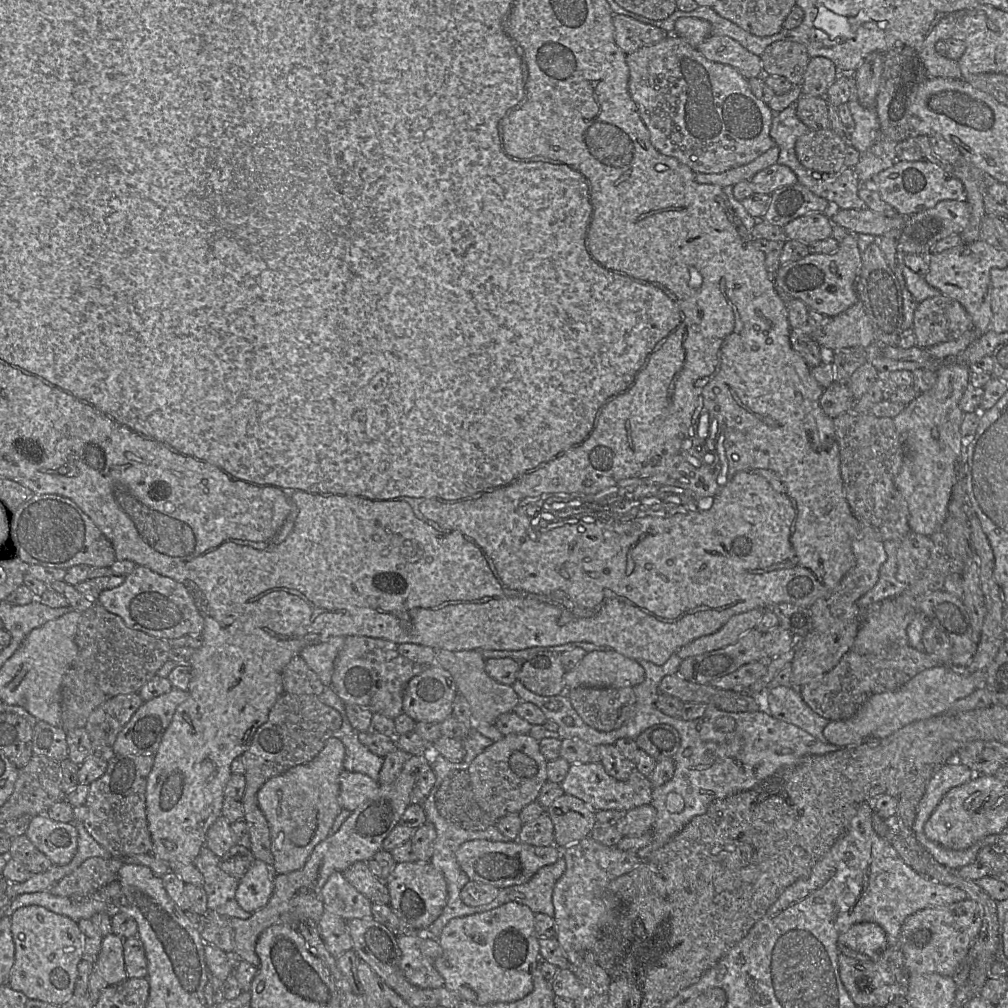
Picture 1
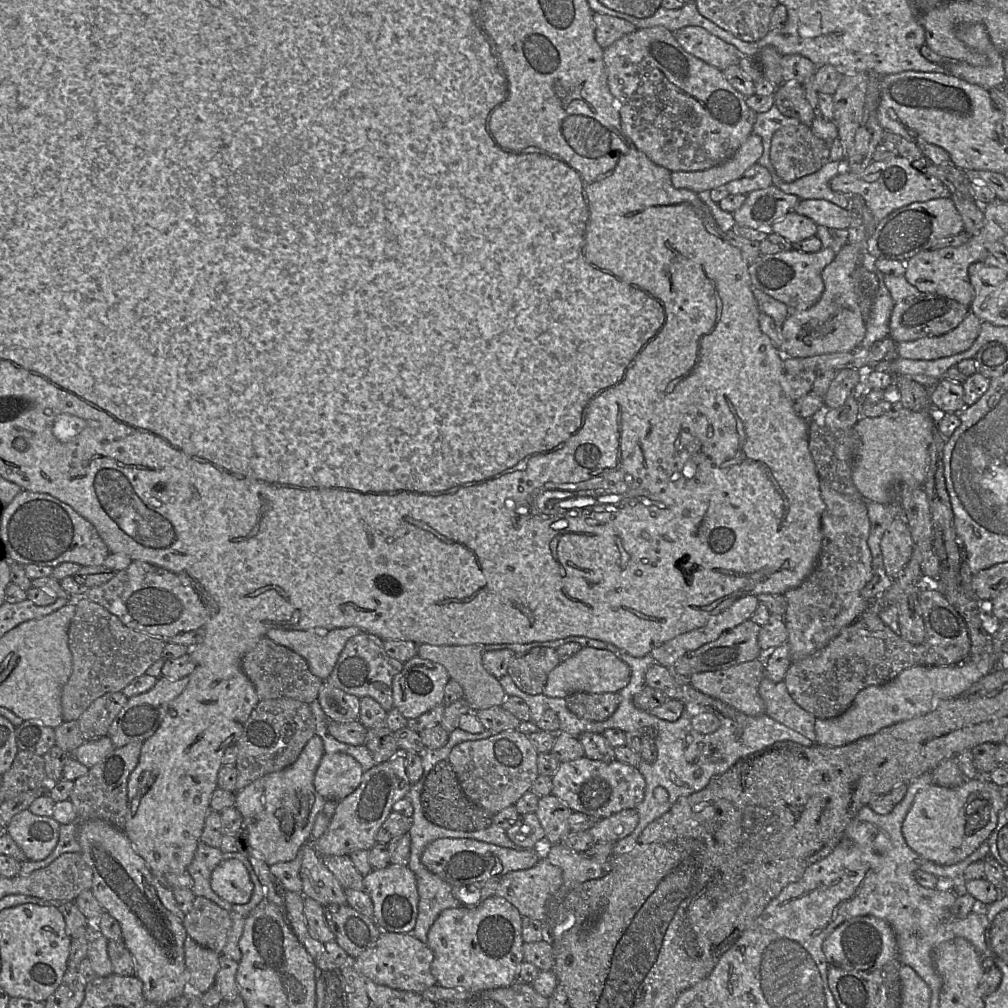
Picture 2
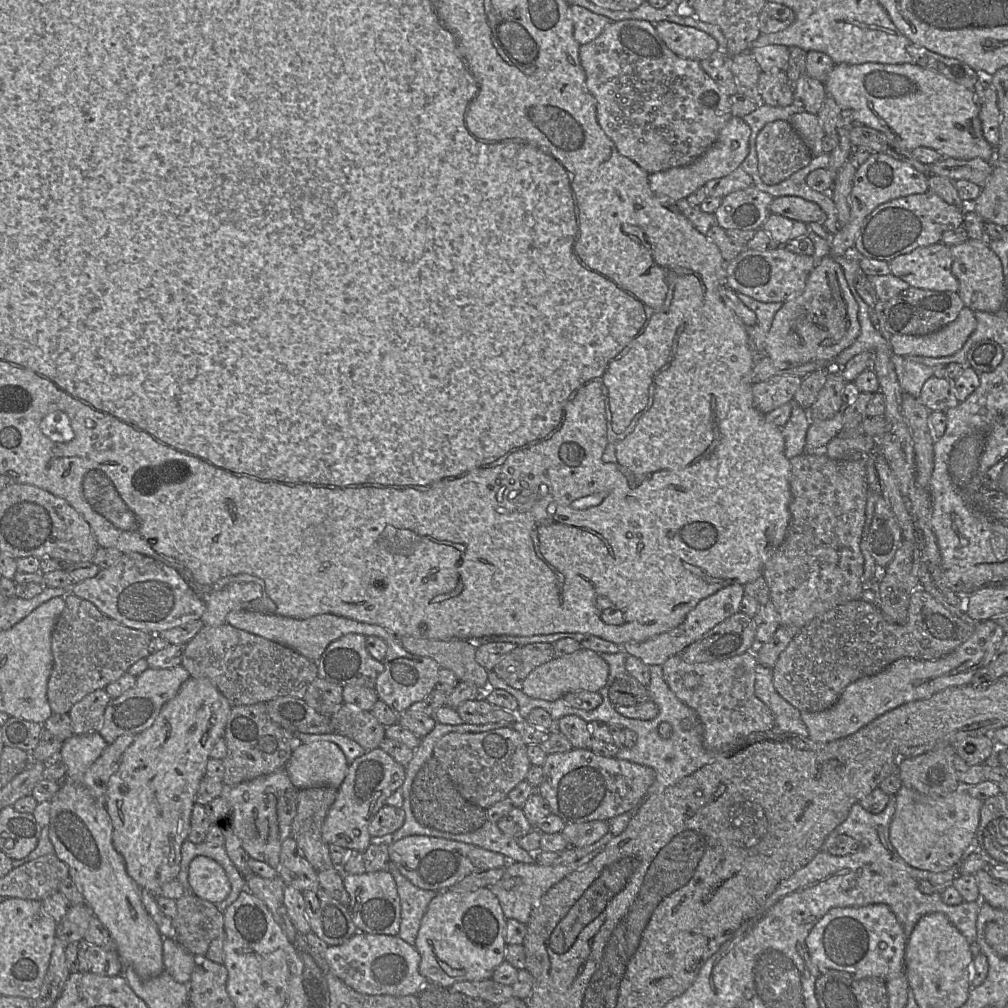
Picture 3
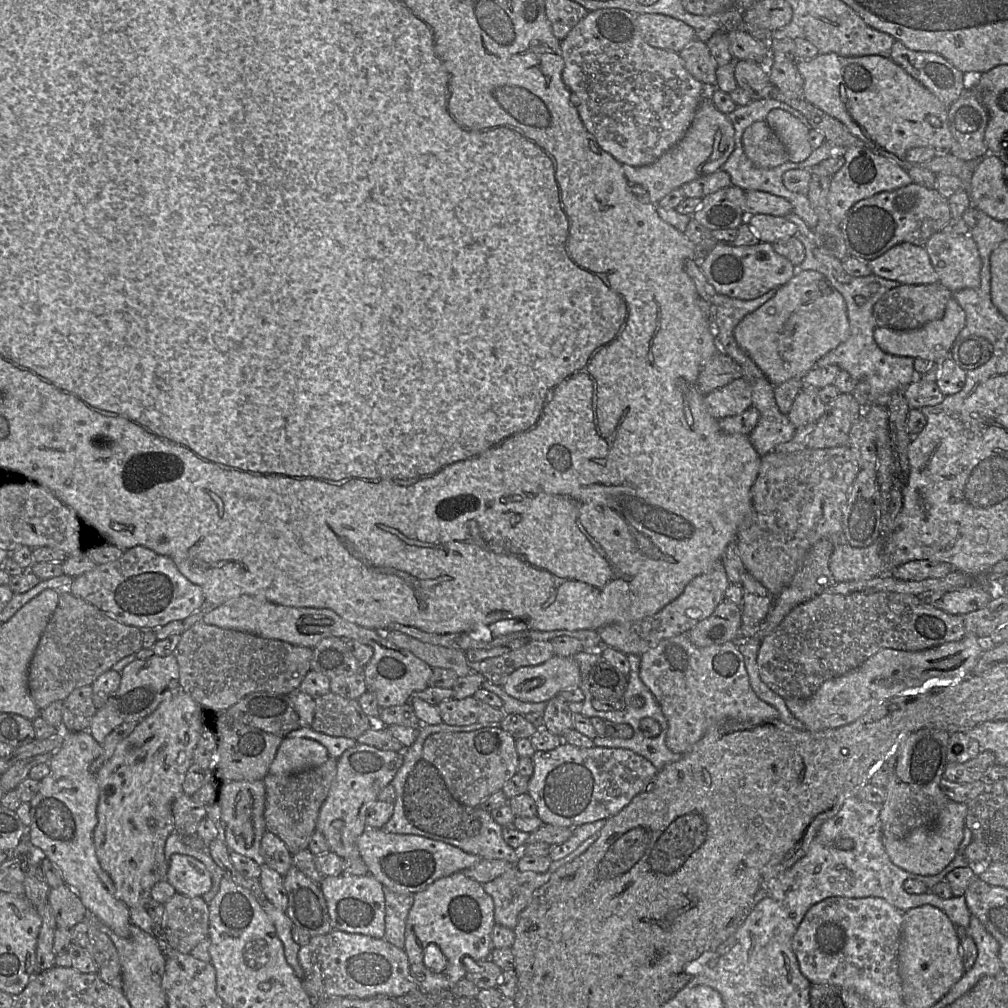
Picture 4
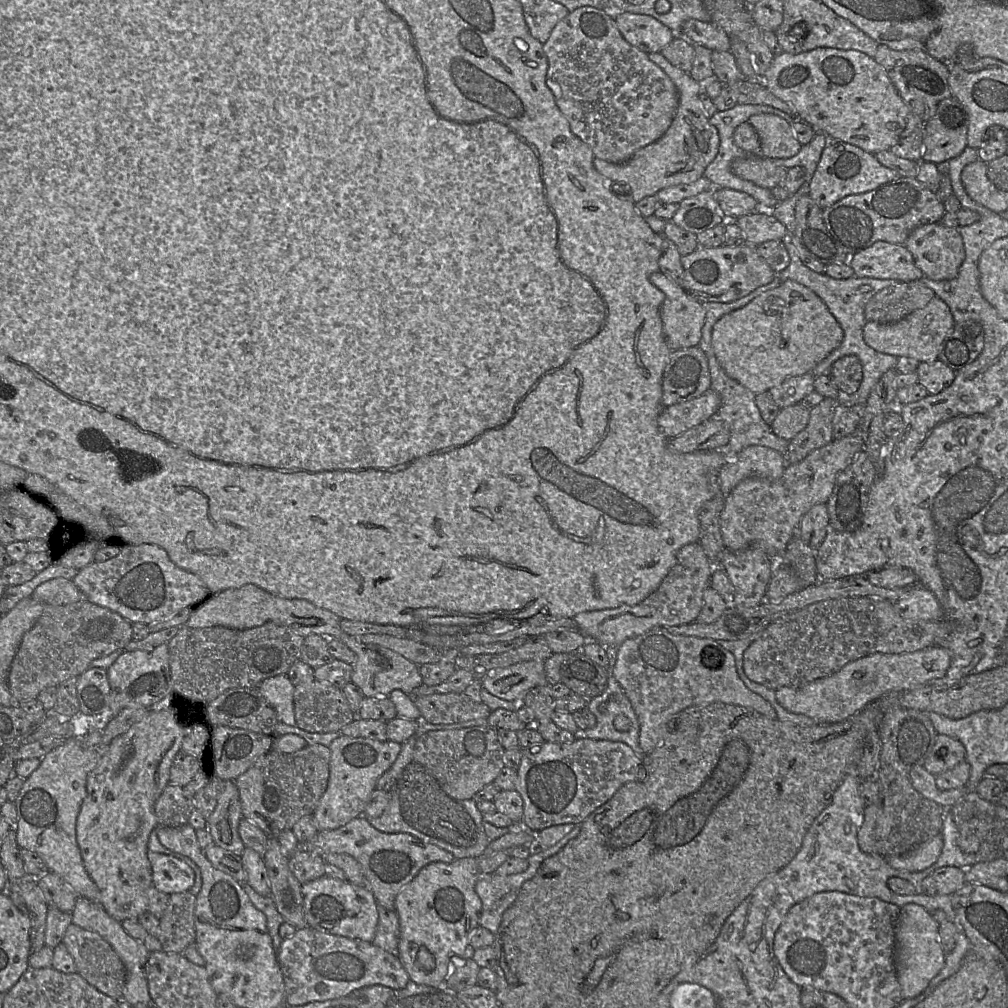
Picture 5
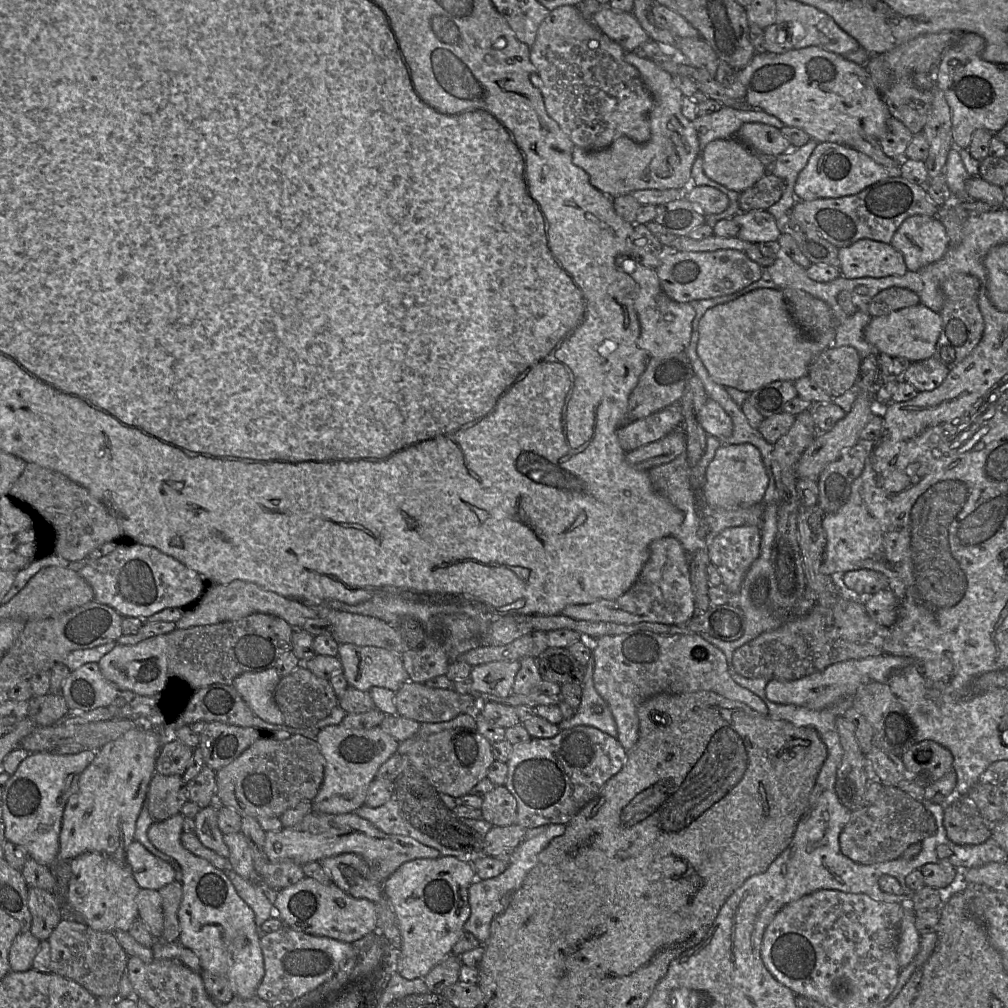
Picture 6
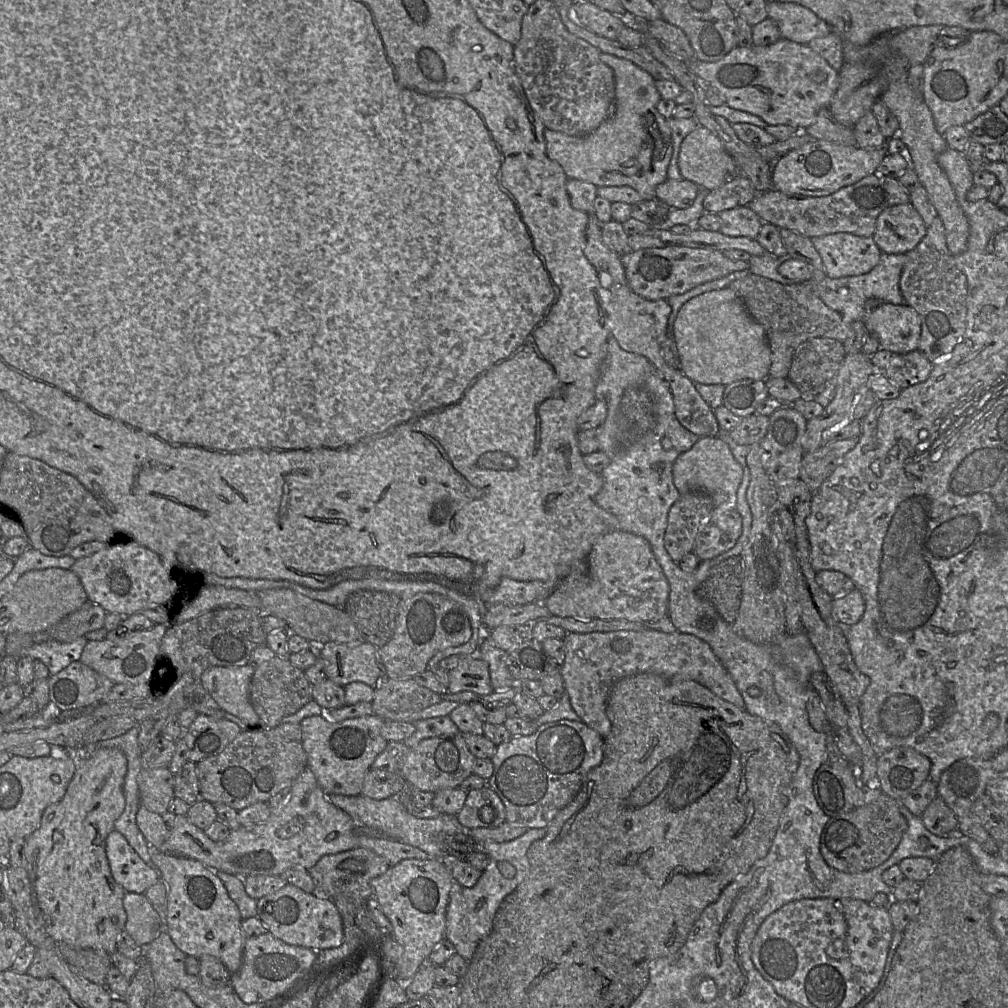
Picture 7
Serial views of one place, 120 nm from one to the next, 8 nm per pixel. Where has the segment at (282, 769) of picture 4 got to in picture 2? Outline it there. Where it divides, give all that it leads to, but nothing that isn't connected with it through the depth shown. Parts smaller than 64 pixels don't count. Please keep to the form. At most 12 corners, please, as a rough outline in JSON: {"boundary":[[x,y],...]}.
{"boundary":[[324,753],[314,787],[340,801],[364,770],[349,754]]}

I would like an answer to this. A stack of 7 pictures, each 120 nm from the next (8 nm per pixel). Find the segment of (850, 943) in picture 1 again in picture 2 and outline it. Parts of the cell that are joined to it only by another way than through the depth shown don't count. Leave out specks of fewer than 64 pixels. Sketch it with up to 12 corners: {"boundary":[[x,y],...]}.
{"boundary":[[846,920],[824,940],[829,965],[873,971],[898,959],[892,927]]}

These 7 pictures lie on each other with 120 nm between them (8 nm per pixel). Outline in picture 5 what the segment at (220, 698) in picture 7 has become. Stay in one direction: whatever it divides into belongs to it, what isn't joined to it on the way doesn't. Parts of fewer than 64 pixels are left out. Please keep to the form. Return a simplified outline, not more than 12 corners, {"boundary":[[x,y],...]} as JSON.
{"boundary":[[287,675],[268,678],[256,689],[279,722],[296,726],[295,685]]}

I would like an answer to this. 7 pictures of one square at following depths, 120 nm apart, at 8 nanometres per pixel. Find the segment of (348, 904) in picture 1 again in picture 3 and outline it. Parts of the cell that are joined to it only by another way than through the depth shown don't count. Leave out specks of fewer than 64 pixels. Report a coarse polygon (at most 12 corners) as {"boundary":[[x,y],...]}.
{"boundary":[[291,836],[278,876],[299,891],[320,889],[318,871]]}

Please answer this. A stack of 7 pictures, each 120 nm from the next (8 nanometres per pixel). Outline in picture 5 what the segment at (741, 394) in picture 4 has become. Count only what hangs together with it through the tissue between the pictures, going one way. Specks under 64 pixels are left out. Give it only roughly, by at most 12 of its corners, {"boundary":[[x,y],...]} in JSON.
{"boundary":[[709,390],[664,408],[658,428],[671,439],[711,419],[720,396]]}

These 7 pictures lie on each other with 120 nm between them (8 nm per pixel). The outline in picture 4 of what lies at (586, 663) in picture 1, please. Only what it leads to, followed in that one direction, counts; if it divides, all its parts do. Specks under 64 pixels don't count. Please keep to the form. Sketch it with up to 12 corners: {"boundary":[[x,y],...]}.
{"boundary":[[553,656],[522,667],[502,686],[511,697],[547,703],[579,688],[579,664]]}

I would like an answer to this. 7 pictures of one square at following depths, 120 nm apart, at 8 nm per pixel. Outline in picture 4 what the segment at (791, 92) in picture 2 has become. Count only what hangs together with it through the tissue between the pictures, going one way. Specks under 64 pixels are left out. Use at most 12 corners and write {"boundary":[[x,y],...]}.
{"boundary":[[735,61],[735,80],[752,101],[775,89],[766,64]]}

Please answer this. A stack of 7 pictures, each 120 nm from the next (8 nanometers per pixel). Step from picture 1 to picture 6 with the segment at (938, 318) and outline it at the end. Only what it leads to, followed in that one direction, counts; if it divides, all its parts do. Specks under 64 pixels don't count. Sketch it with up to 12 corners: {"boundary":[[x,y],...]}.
{"boundary":[[891,287],[868,308],[876,318],[919,303],[915,292]]}

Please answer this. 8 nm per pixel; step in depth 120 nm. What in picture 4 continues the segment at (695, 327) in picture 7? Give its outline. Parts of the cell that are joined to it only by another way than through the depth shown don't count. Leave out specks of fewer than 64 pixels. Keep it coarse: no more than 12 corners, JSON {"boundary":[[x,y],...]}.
{"boundary":[[798,270],[735,327],[776,387],[850,336],[821,272]]}

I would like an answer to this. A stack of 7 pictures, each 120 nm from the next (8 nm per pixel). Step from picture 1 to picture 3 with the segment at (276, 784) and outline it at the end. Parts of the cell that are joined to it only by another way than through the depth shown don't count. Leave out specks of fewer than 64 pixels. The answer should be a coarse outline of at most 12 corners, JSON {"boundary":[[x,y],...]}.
{"boundary":[[285,768],[228,788],[247,854],[277,869],[298,788]]}

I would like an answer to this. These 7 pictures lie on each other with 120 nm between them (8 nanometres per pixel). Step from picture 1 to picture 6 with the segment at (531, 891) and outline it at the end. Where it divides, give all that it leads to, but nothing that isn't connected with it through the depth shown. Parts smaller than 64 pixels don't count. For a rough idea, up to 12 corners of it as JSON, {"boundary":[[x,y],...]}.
{"boundary":[[551,824],[512,851],[507,868],[468,889],[464,931],[481,944],[539,853],[566,829]]}

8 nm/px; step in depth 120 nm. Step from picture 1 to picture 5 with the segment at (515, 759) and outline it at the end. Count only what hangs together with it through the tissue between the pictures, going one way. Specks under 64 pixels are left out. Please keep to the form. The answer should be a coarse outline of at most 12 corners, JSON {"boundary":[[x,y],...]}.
{"boundary":[[496,730],[428,731],[413,761],[471,800],[505,767]]}

